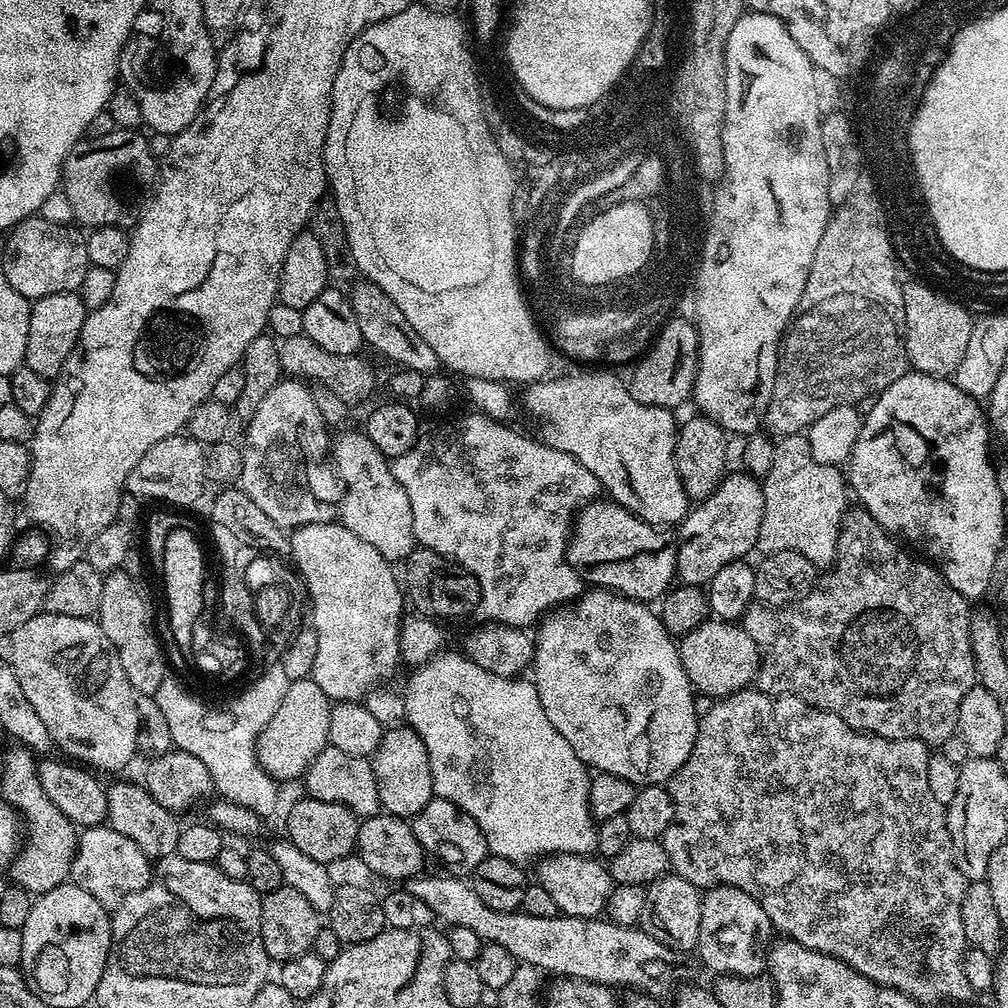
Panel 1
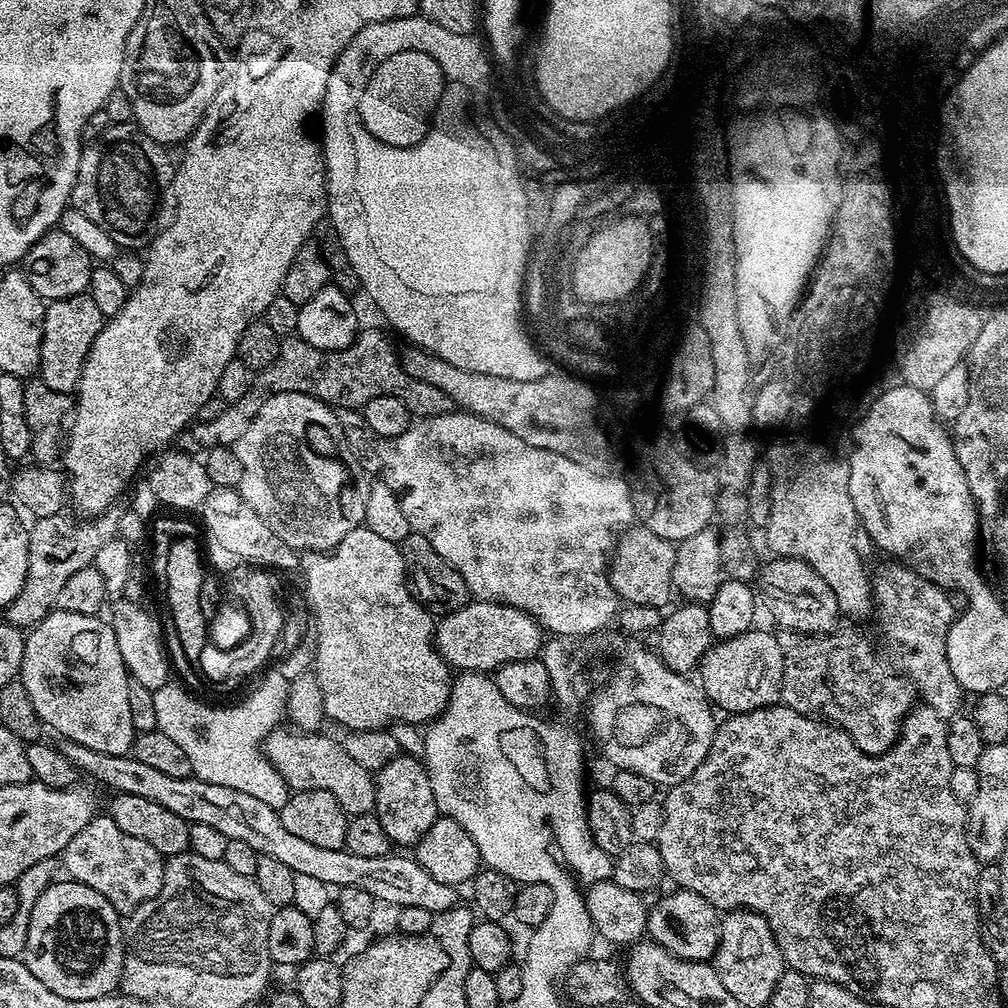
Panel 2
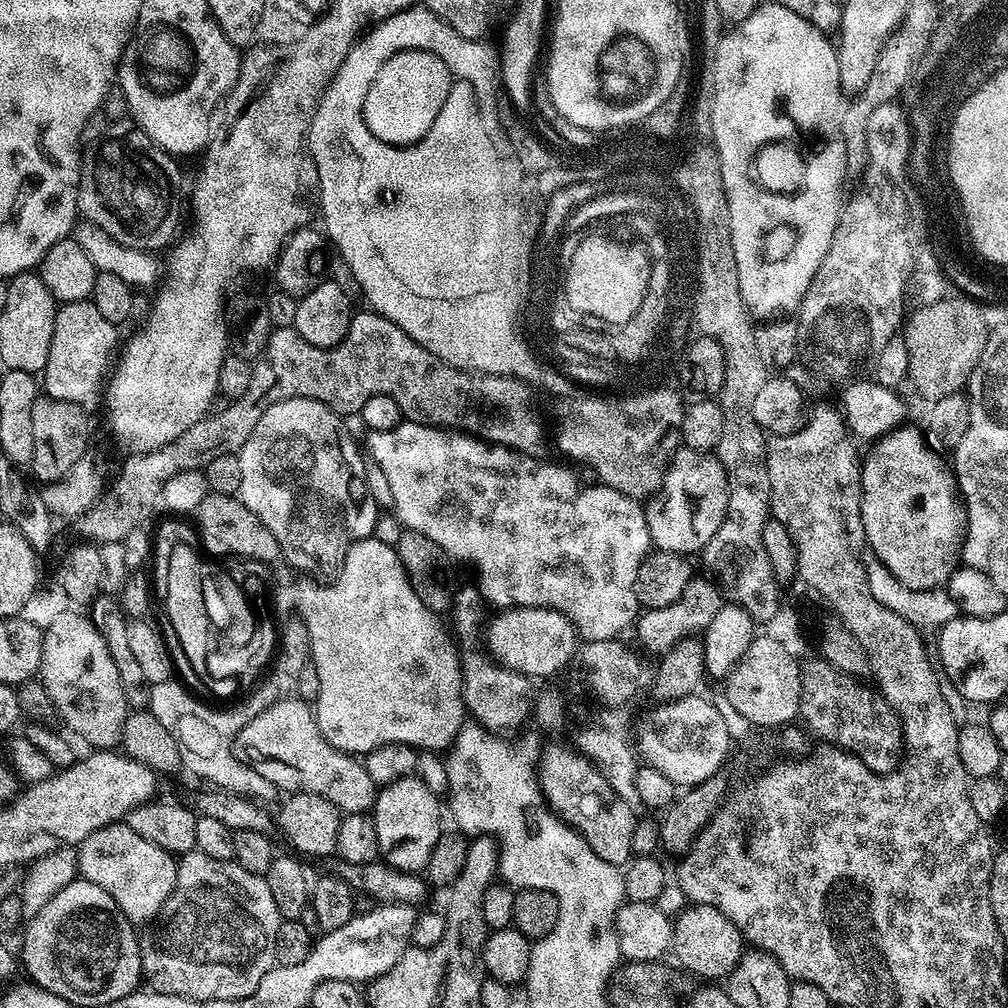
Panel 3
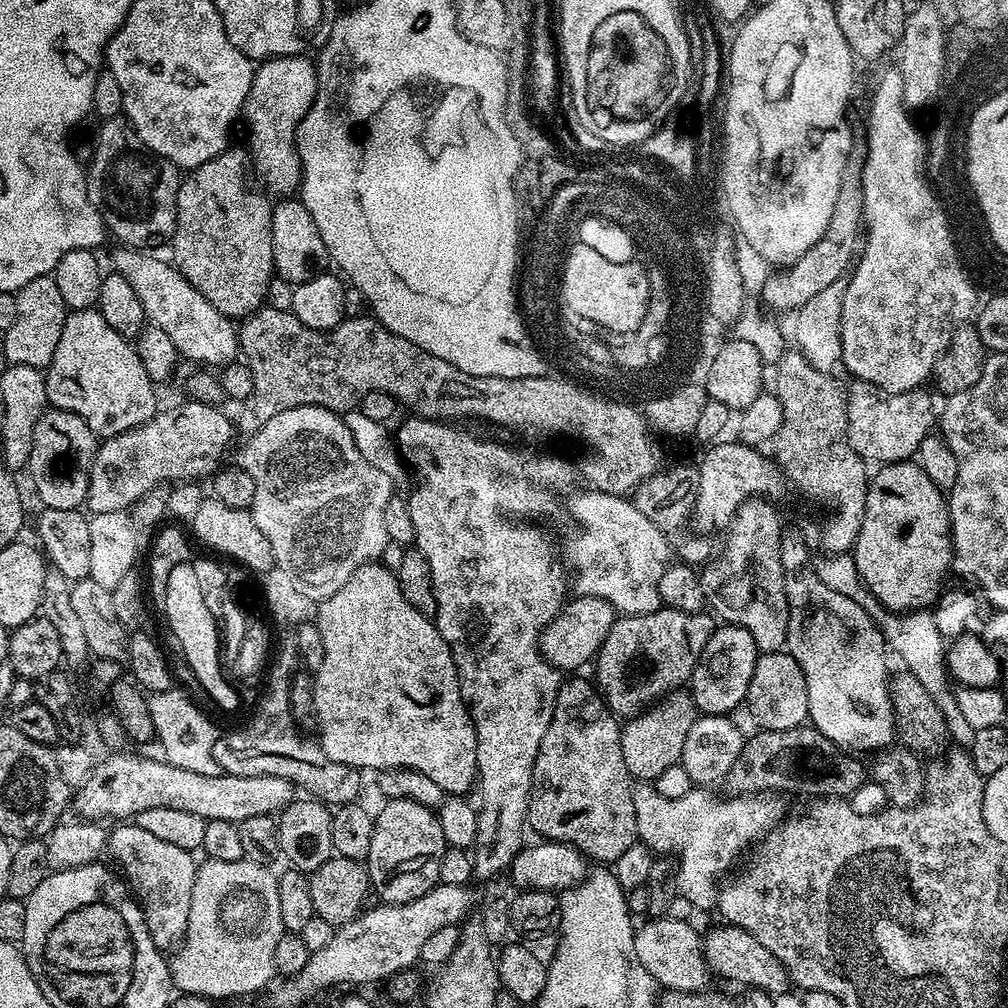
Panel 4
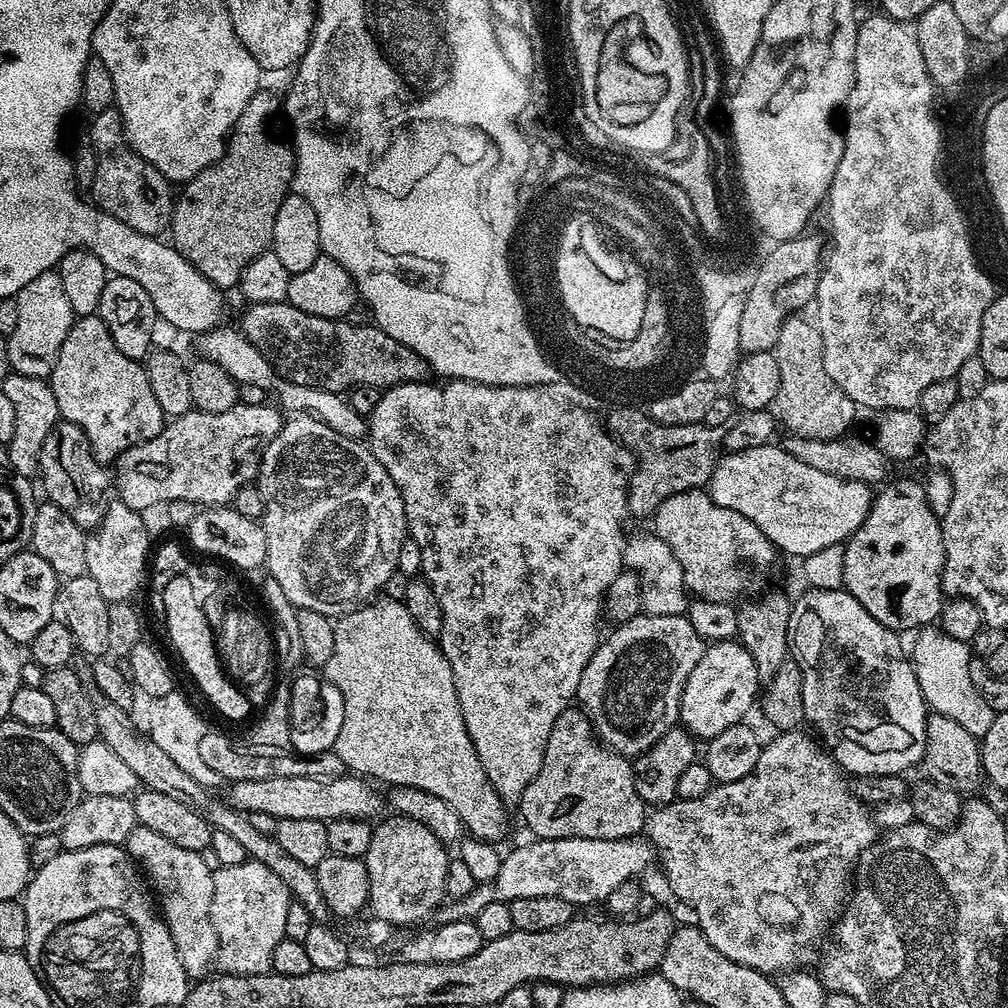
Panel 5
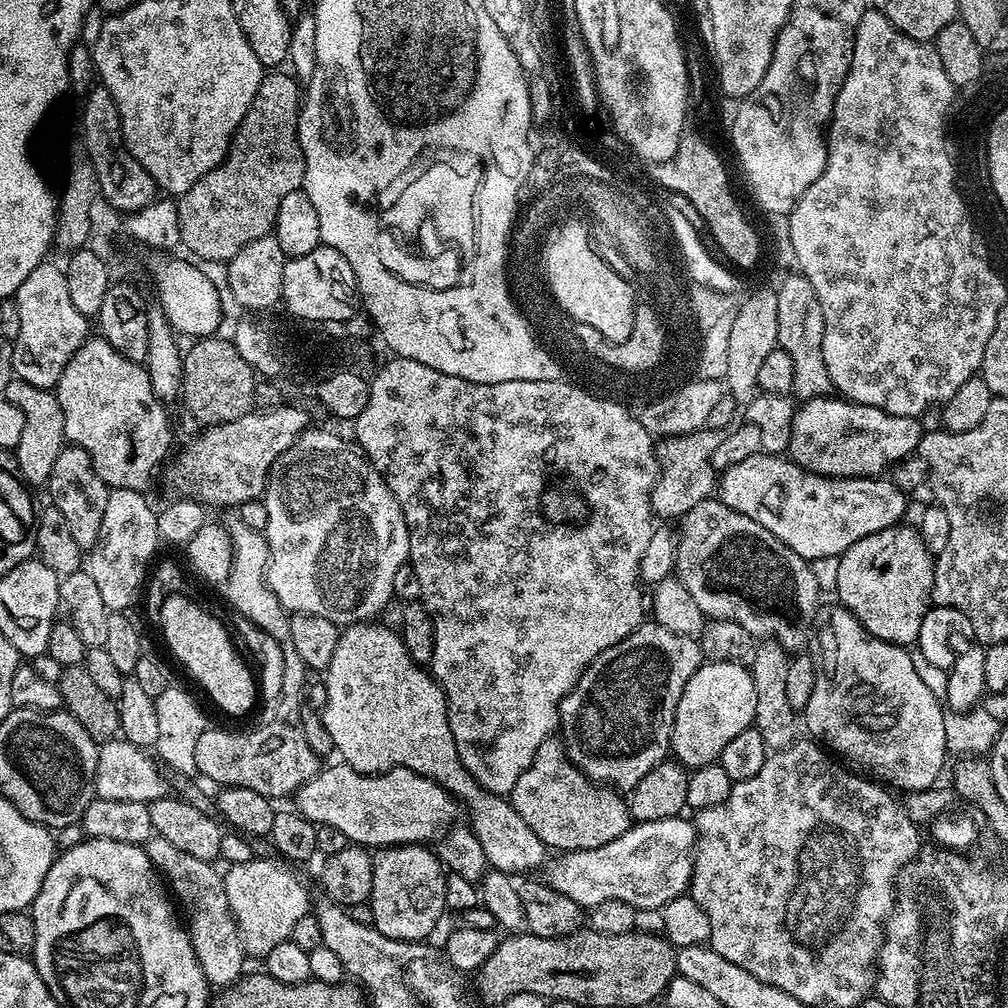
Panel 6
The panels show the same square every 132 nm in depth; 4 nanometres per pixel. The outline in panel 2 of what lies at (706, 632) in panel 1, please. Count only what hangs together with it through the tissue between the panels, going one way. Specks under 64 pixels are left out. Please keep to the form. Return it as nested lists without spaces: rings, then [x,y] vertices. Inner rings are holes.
[[[749,630],[729,640],[716,640],[700,659],[699,687],[709,704],[724,714],[753,712],[781,703],[780,685],[784,682],[784,649],[781,641],[768,632]]]

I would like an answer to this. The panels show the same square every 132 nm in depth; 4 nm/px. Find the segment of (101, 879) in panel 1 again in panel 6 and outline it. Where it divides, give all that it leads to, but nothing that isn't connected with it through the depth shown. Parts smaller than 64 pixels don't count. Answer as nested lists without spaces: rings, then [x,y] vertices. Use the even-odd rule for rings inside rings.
[[[153,834],[147,844],[143,845],[143,850],[156,867],[156,871],[166,881],[171,895],[178,904],[180,899],[179,907],[186,921],[188,937],[202,966],[202,974],[209,985],[213,989],[223,990],[235,984],[245,971],[246,953],[240,940],[240,932],[236,929],[236,920],[232,917],[232,911],[226,902],[224,878],[214,872],[209,861],[194,858],[186,854],[186,850],[178,850],[178,846],[166,842],[166,838],[161,836]]]

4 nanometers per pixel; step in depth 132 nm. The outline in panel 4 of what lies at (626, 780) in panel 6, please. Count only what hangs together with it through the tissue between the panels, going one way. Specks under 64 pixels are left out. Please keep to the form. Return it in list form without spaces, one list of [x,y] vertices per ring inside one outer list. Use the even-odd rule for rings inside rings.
[[[663,606],[656,612],[641,616],[621,615],[610,634],[606,634],[606,642],[594,657],[594,683],[612,715],[617,718],[638,716],[645,708],[652,707],[668,693],[683,689],[691,681],[692,671],[706,642],[710,642],[710,634],[714,627],[714,620],[711,619],[713,620],[713,617],[707,611],[683,612],[677,608]]]

